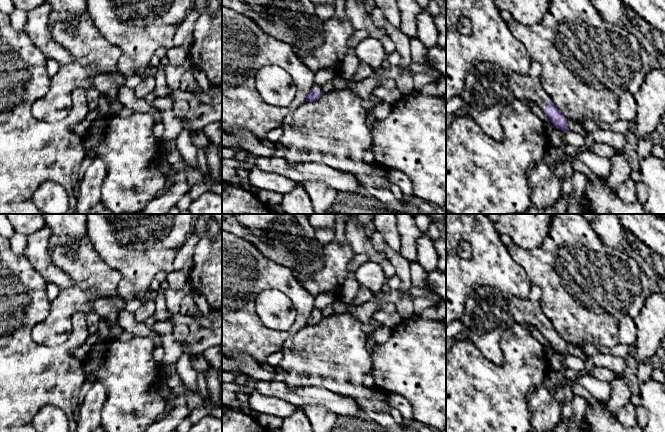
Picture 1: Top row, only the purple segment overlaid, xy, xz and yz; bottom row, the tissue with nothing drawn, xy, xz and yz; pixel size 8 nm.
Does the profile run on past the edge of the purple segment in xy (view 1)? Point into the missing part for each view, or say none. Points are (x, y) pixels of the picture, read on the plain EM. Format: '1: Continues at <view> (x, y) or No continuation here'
1: No continuation here

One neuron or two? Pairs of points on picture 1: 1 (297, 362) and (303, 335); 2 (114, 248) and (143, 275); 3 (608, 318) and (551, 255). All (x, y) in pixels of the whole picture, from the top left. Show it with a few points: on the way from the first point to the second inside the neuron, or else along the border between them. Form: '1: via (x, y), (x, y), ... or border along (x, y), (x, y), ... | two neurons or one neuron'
1: via (304, 358), (307, 350), (303, 342) | one neuron
2: via (121, 253), (136, 268) | one neuron
3: via (592, 302), (573, 283), (572, 278), (565, 271) | one neuron

